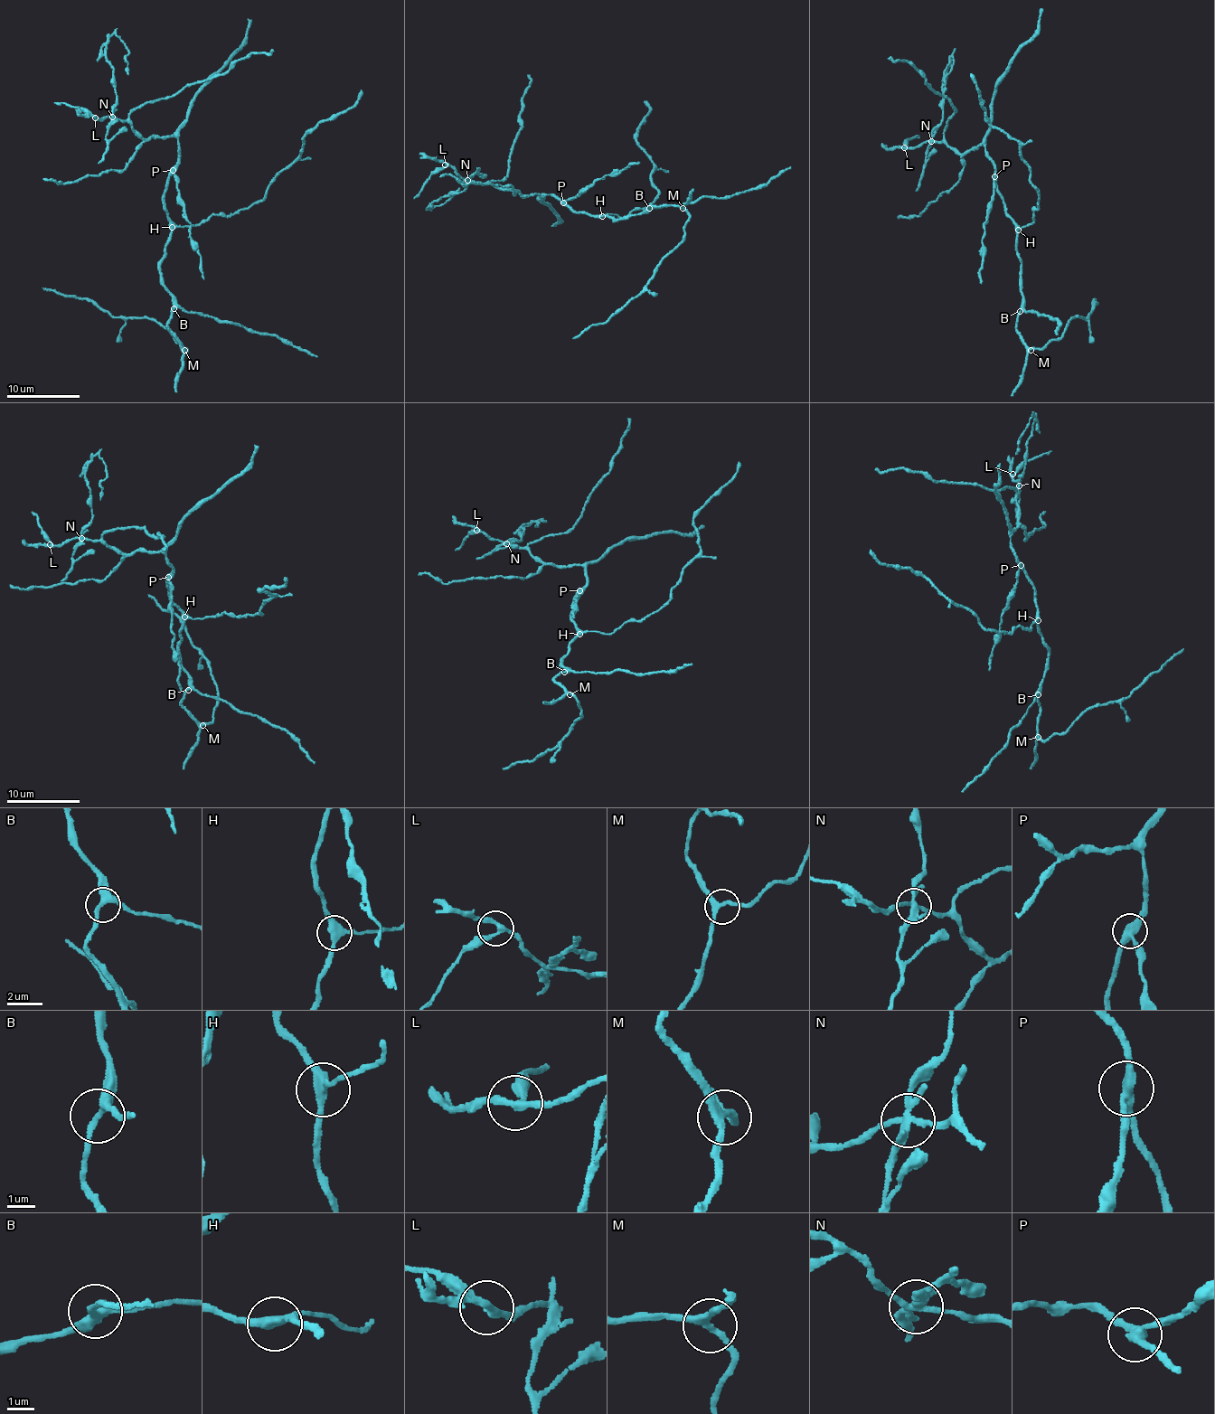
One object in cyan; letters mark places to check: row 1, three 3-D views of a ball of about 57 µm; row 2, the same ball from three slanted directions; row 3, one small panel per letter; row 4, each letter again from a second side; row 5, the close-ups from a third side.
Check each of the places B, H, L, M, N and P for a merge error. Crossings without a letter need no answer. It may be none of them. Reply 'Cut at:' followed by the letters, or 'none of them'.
Cut at: N, P

